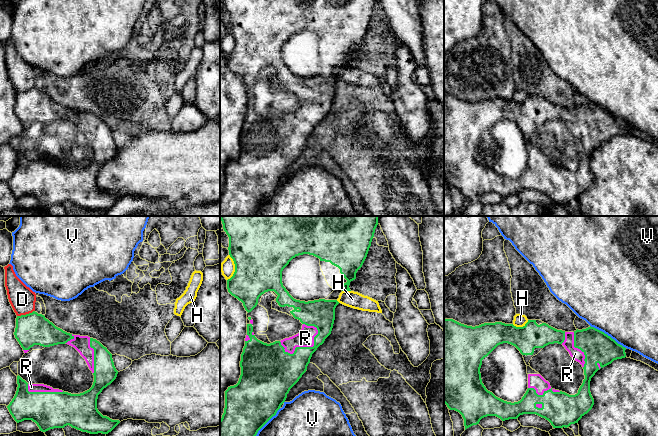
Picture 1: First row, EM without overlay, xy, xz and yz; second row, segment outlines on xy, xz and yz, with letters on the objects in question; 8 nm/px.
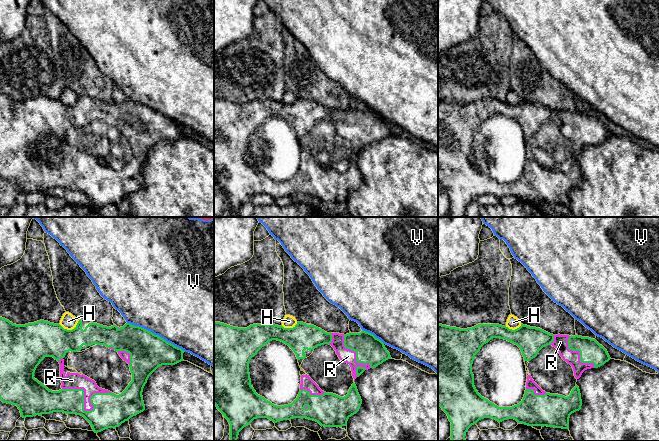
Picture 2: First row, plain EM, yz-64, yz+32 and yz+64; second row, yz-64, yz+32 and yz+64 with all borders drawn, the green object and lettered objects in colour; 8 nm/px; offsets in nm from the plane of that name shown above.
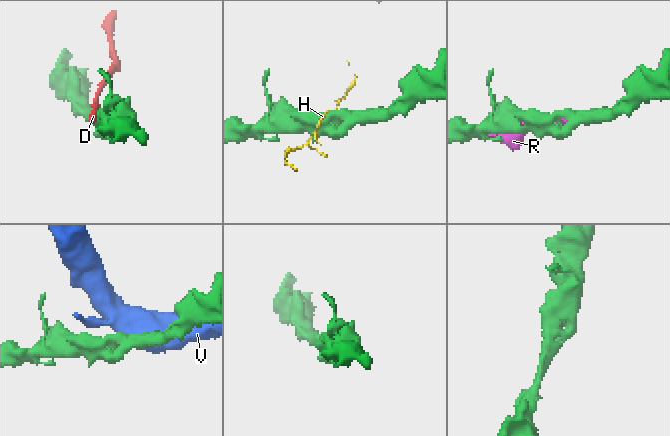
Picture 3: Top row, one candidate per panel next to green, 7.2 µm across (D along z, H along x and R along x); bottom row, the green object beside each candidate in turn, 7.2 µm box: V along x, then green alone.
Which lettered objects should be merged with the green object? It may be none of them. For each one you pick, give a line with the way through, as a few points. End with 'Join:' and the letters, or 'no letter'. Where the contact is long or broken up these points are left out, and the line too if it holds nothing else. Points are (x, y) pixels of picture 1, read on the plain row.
Join: R

